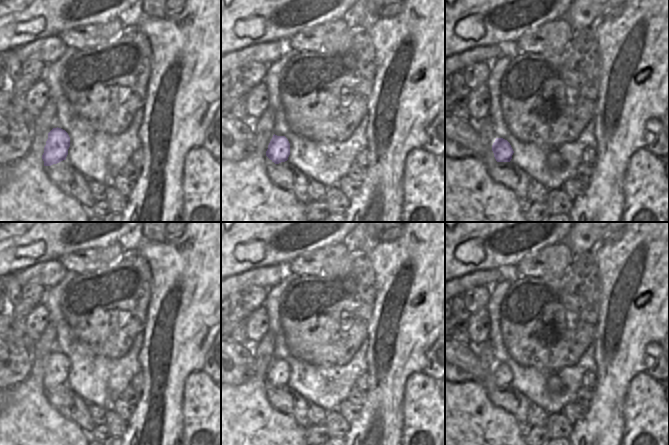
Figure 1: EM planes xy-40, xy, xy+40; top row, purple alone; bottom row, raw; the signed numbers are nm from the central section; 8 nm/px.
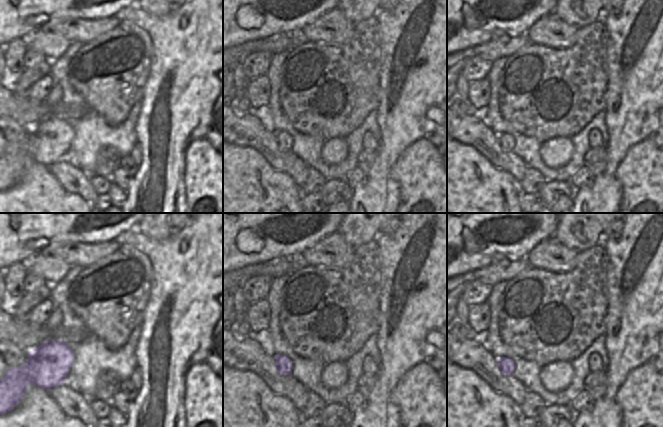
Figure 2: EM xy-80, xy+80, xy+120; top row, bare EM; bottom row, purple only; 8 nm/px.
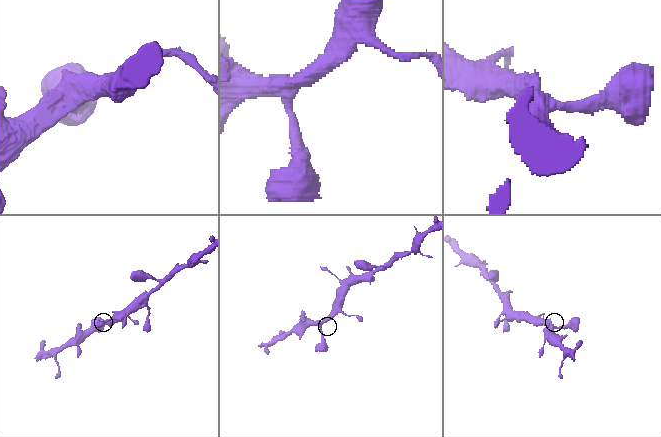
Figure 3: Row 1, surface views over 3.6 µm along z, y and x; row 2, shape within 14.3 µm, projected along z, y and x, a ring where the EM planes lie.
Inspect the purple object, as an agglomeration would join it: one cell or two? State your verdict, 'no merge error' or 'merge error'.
no merge error

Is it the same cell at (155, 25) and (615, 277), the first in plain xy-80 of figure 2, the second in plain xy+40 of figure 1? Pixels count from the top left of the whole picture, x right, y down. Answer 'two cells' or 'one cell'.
one cell

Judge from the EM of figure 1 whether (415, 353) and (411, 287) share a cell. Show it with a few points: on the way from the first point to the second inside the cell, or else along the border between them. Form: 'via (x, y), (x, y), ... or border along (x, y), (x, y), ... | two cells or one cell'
via (411, 337), (411, 303) | one cell

